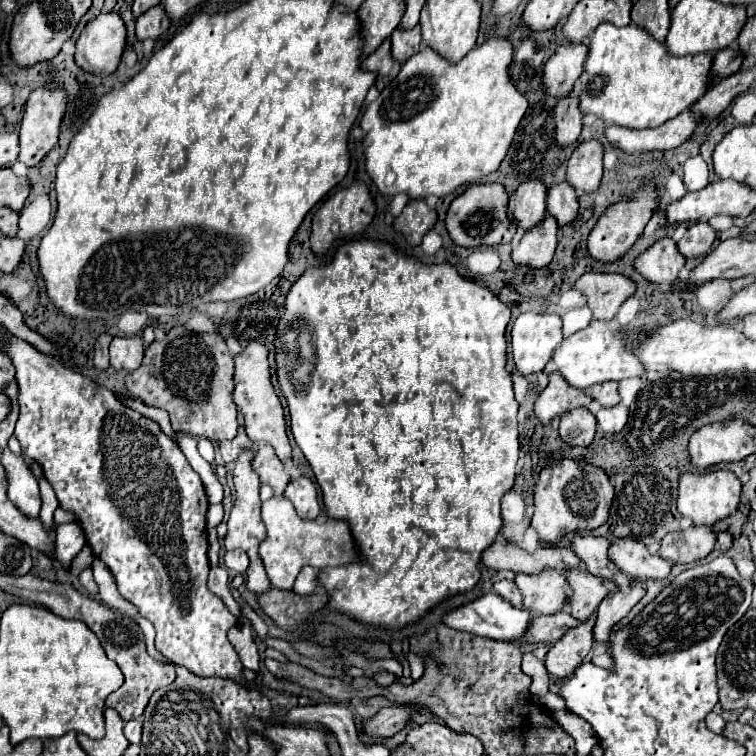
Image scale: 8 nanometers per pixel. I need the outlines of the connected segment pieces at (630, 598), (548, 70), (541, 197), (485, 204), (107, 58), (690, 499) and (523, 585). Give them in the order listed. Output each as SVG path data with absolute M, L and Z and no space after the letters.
M632 579L632 589L630 593L622 593L622 591L614 591L614 595L608 595L600 607L598 607L598 619L594 625L594 639L602 645L602 647L610 647L610 637L614 631L614 625L624 619L628 615L628 611L644 597L644 583Z
M586 45L560 47L544 67L542 89L554 99L564 99L572 91L578 75L582 73L582 63L586 59Z
M532 179L522 183L514 195L510 195L508 213L522 227L524 231L530 231L532 227L540 225L546 217L546 187L540 183L540 179Z
M498 183L472 185L462 195L458 195L446 211L446 231L454 241L454 245L482 247L482 245L510 243L512 235L516 233L516 227L508 221L506 203L508 195L506 191L502 191L502 187L498 187Z
M100 13L88 21L76 41L74 59L78 67L96 75L110 75L120 63L126 29L116 13Z
M716 469L706 473L684 473L680 477L680 487L678 487L678 511L682 513L682 517L690 517L696 527L700 525L710 527L738 509L740 493L742 493L742 483L728 469Z
M546 569L540 575L516 575L516 585L522 591L524 605L536 615L552 615L562 611L570 601L570 585L566 575Z

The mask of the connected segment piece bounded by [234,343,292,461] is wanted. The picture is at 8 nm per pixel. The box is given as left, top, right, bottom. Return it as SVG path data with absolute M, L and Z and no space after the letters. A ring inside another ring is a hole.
M250 343L236 359L236 373L234 373L234 403L238 411L246 417L246 435L254 443L268 443L274 447L280 461L292 459L292 449L286 433L286 421L284 421L284 407L280 403L280 397L272 385L270 375L270 363L268 363L268 349L260 343Z

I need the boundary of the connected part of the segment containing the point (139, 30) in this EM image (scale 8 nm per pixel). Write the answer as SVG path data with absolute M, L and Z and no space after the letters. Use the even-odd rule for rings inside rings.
M152 7L150 11L142 13L142 17L136 19L136 37L138 41L146 39L158 39L162 33L166 33L170 27L166 13L160 7Z

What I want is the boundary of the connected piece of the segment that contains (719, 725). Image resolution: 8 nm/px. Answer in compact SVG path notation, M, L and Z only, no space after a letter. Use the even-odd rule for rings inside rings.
M708 713L708 717L706 717L706 727L708 727L712 733L722 735L722 733L724 733L724 725L726 725L726 721L724 721L718 713Z

